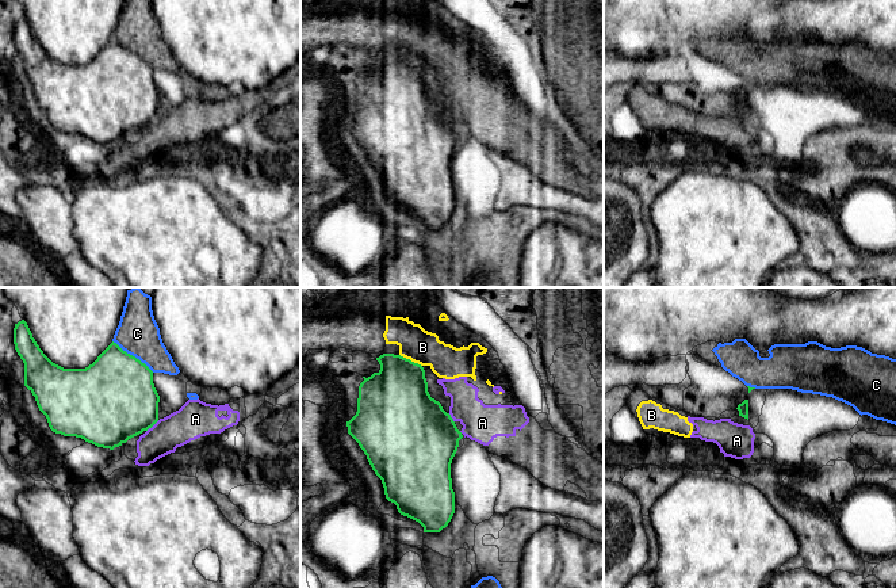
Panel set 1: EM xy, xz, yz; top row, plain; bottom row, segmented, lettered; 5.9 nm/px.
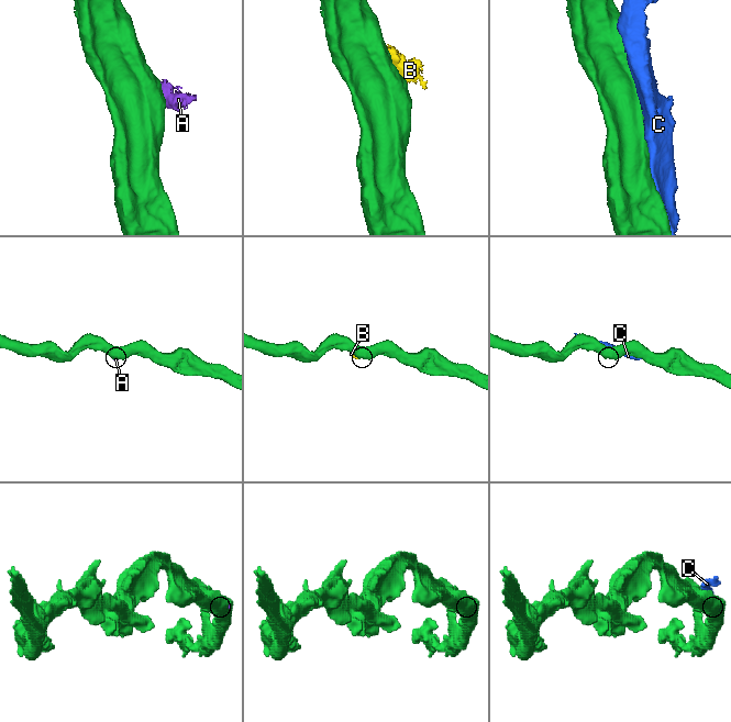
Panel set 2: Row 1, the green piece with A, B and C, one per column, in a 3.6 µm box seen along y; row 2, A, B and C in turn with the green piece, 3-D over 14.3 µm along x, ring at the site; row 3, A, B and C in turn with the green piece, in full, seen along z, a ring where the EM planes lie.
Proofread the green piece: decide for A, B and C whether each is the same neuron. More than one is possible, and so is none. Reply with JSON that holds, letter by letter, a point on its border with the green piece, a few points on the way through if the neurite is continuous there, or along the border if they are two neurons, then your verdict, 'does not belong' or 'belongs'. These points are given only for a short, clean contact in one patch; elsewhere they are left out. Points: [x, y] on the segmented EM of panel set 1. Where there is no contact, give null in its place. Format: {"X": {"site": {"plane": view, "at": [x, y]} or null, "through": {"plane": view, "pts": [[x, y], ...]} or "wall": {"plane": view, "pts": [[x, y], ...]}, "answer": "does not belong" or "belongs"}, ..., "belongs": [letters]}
{"A": {"site": {"plane": "xy", "at": [152, 426]}, "wall": {"plane": "xy", "pts": [[159, 420], [146, 431]]}, "answer": "does not belong"}, "B": {"site": {"plane": "xz", "at": [409, 359]}, "wall": {"plane": "xz", "pts": [[399, 354], [421, 366]]}, "answer": "does not belong"}, "C": {"site": {"plane": "xy", "at": [131, 355]}, "answer": "does not belong"}, "belongs": []}

